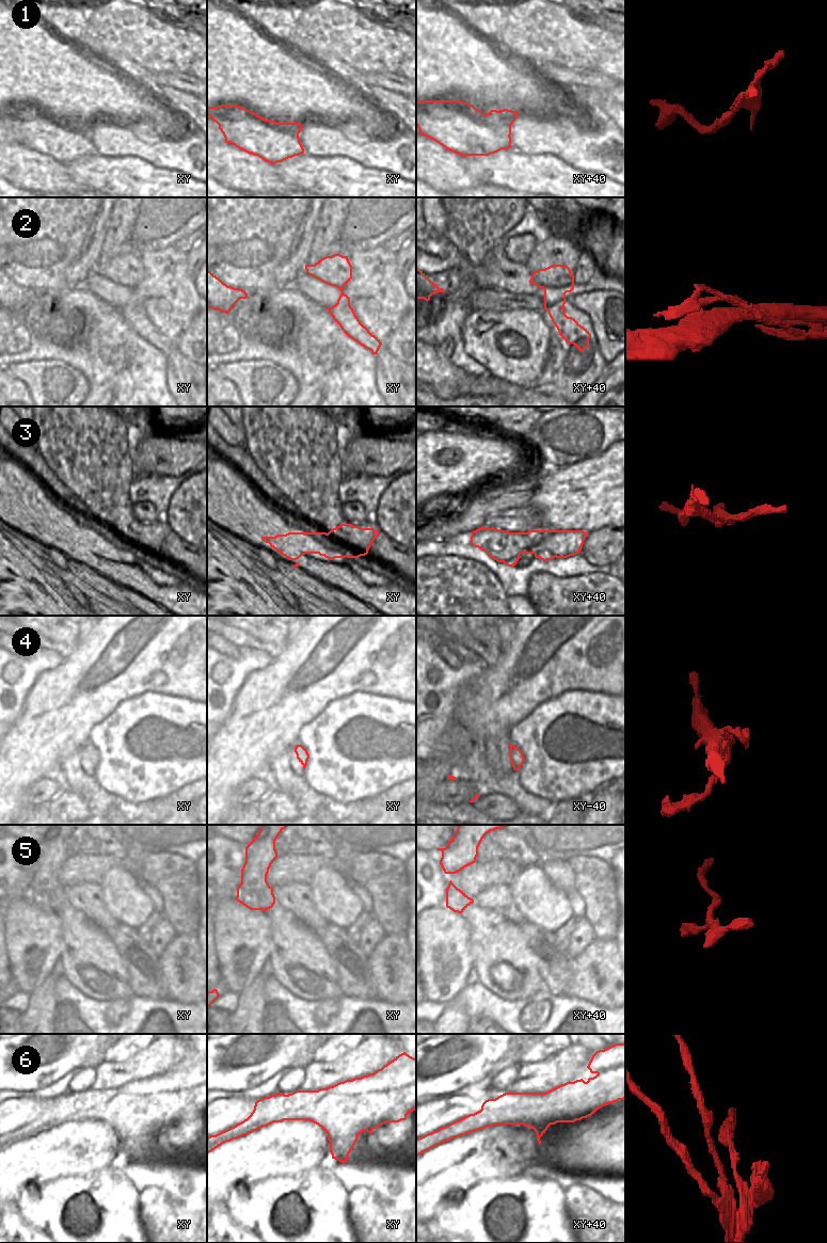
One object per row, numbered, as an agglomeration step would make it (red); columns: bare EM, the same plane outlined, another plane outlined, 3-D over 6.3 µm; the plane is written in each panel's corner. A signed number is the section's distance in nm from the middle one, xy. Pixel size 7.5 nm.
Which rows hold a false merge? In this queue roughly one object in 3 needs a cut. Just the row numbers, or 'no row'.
1, 2, 3, 6

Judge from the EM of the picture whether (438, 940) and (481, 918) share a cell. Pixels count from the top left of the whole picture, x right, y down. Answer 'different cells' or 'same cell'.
different cells

